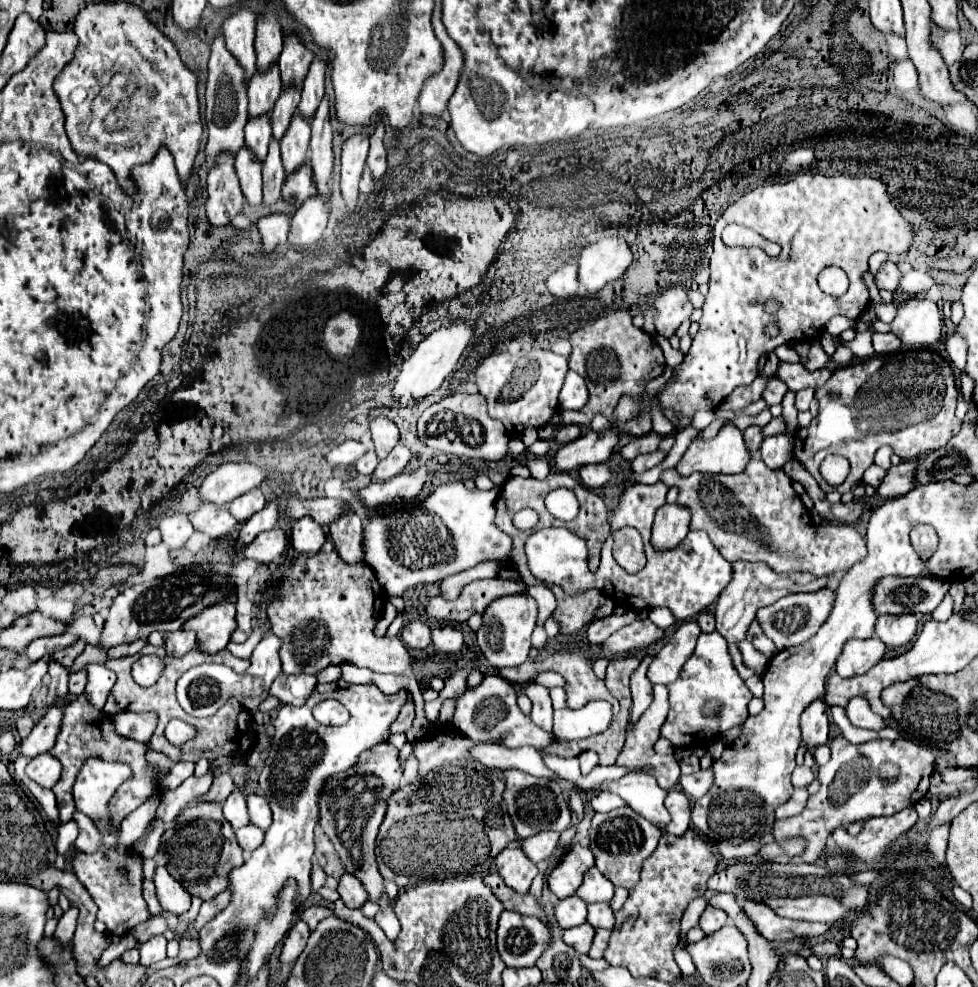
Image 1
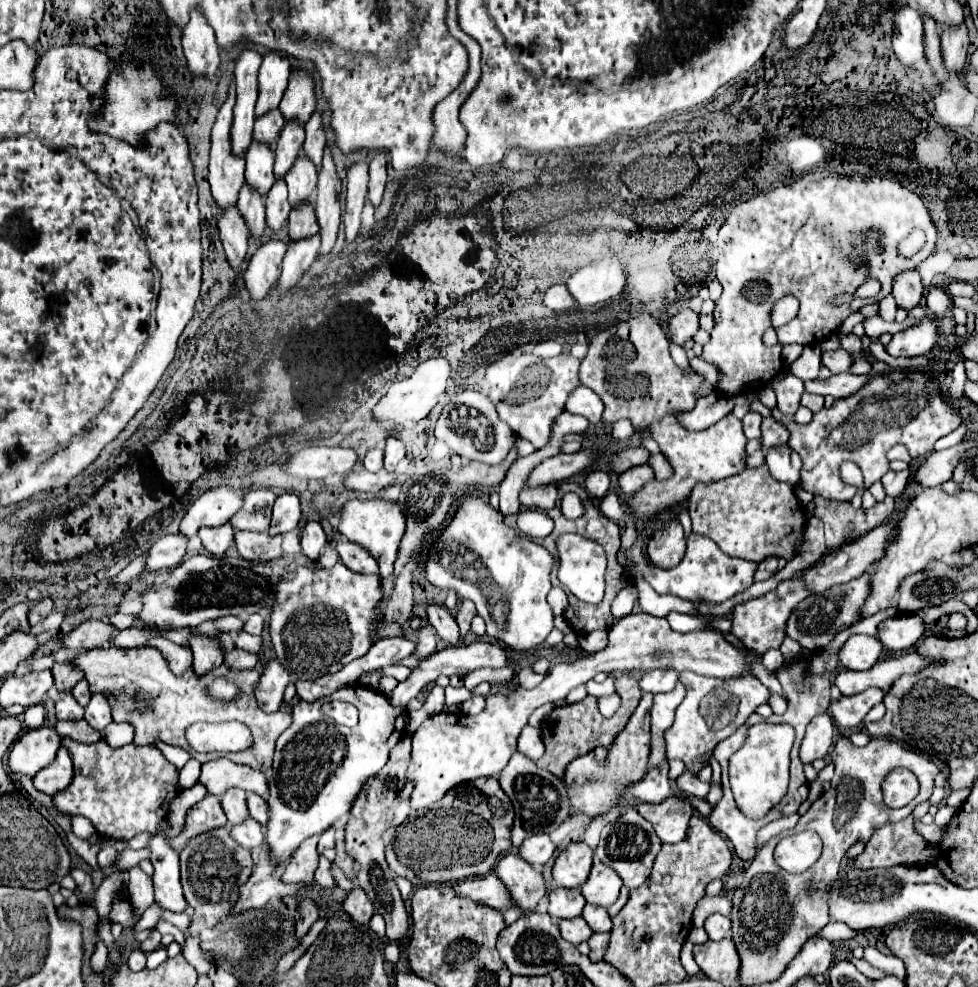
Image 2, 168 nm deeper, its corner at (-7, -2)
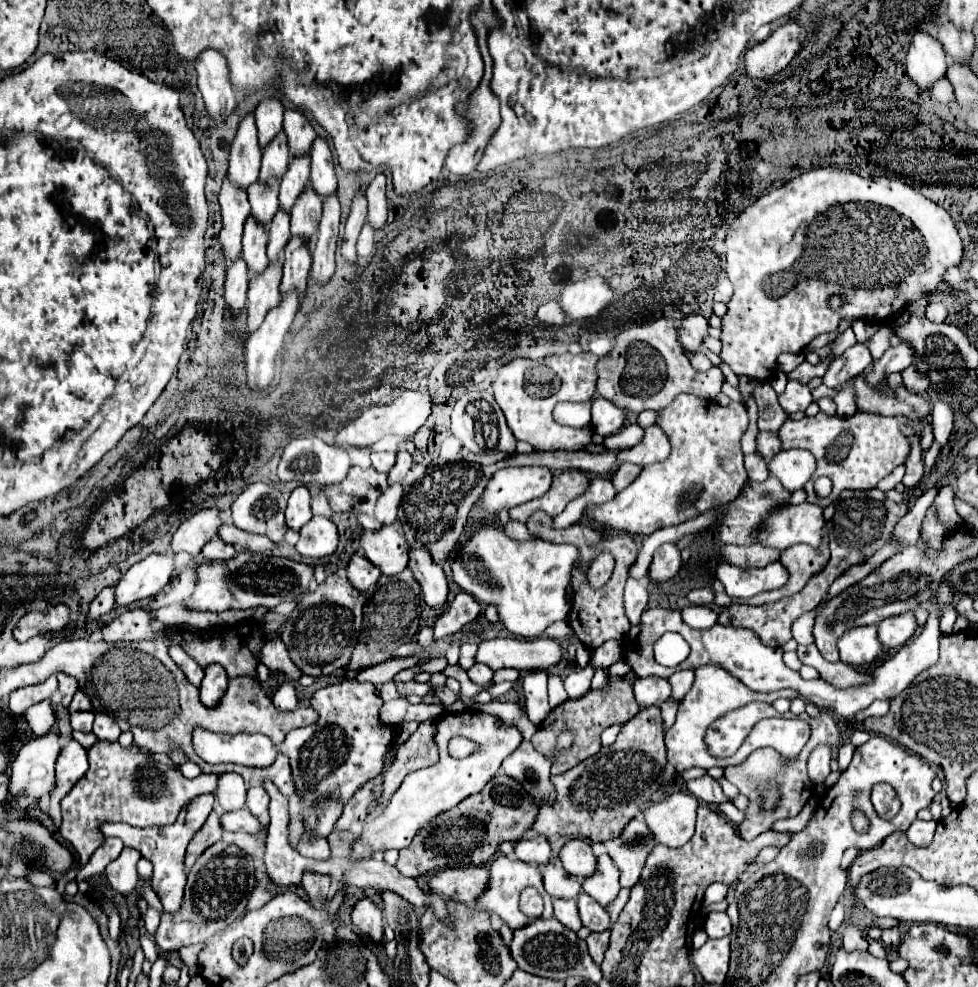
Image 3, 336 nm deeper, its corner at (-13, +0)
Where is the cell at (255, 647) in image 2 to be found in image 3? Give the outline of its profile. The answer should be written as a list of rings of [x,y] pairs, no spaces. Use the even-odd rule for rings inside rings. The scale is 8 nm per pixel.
[[[272,640],[272,642],[268,642],[268,644],[262,648],[260,662],[266,664],[272,672],[282,672],[282,674],[286,674],[286,678],[288,678],[290,682],[298,682],[300,676],[302,676],[302,670],[292,664],[286,646],[284,646],[280,640]]]

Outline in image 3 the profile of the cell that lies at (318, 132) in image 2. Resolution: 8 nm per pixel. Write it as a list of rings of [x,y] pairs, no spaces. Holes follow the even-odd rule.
[[[324,138],[314,140],[314,152],[310,156],[312,156],[310,184],[318,196],[326,198],[336,192],[336,174],[334,174],[332,152]]]

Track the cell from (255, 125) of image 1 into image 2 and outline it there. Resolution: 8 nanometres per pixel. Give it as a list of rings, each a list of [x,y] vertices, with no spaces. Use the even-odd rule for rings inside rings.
[[[254,140],[246,152],[246,182],[250,182],[250,186],[254,186],[262,196],[266,196],[268,190],[272,188],[272,166],[274,150],[268,144]]]

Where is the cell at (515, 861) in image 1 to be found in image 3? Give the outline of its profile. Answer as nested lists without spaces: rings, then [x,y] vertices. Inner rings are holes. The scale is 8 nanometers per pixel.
[[[496,854],[496,858],[490,862],[490,880],[488,880],[488,886],[486,890],[476,898],[476,906],[480,910],[486,910],[490,916],[498,916],[504,924],[508,924],[510,930],[516,930],[516,928],[522,928],[526,924],[530,924],[530,918],[526,918],[520,910],[518,910],[518,898],[520,898],[520,892],[526,888],[526,886],[534,886],[542,898],[544,898],[544,918],[550,918],[552,916],[552,898],[546,894],[544,886],[542,886],[542,874],[538,870],[538,866],[534,864],[526,864],[526,862],[520,862],[512,856],[504,856],[504,854]]]

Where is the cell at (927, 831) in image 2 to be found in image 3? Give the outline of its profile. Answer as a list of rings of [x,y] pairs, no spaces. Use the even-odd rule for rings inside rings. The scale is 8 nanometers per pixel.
[[[916,820],[916,822],[908,828],[906,836],[908,836],[908,840],[910,840],[914,846],[926,846],[926,844],[932,842],[934,830],[936,830],[936,822],[934,822],[934,820],[930,820],[930,822]]]

